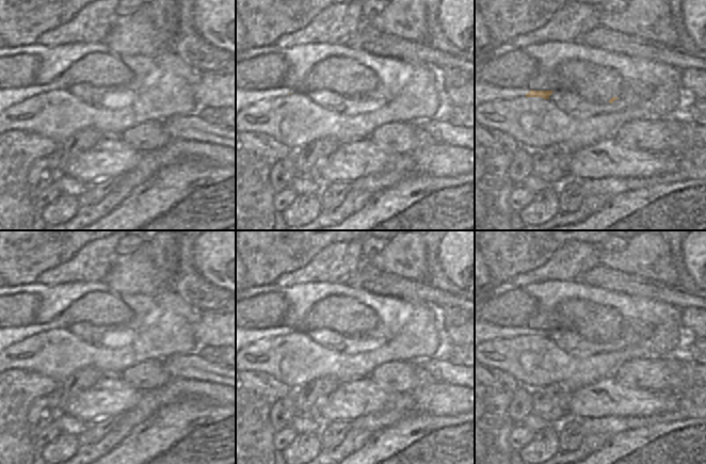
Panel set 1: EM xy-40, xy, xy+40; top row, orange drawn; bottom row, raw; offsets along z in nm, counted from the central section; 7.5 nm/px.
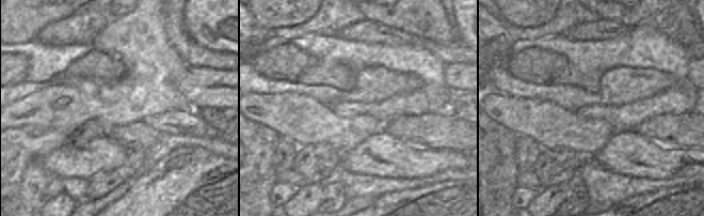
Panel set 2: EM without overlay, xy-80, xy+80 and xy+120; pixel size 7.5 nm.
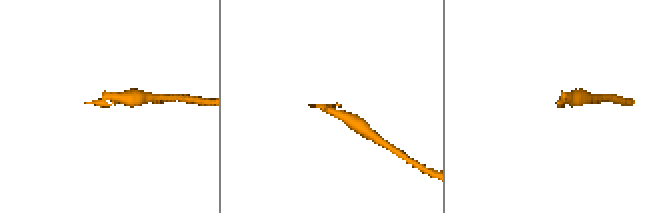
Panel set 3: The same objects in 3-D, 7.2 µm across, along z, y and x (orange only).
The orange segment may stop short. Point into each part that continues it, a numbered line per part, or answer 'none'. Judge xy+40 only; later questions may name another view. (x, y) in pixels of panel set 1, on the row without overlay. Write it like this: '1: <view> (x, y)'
1: xy+40 (583, 318)

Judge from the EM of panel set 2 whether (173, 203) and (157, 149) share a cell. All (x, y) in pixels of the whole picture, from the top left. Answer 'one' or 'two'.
two

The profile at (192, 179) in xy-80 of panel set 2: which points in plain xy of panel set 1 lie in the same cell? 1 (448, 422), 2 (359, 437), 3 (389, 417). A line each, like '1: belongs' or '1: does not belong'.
1: belongs
2: does not belong
3: does not belong

